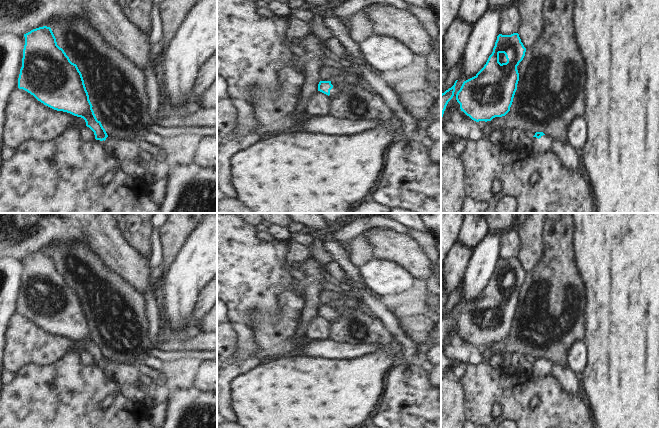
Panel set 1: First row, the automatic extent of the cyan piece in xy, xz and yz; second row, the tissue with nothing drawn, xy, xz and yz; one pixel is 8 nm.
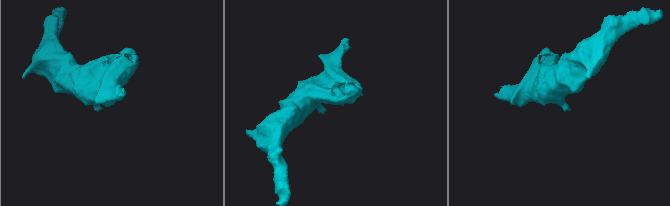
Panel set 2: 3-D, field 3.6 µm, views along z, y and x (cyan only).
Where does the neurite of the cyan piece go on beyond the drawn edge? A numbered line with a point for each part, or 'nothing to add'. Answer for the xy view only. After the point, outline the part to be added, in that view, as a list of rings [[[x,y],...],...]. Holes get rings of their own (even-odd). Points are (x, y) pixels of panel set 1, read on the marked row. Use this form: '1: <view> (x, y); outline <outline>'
1: xy (127, 150); outline [[[107,137],[105,146],[110,153],[119,159],[122,167],[128,173],[135,177],[142,177],[145,167],[139,157],[141,148],[138,139]]]

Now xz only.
1: xz (336, 91); outline [[[340,79],[331,81],[331,84],[333,85],[333,88],[330,90],[330,95],[329,95],[331,99],[337,98],[345,92],[345,90],[338,85],[339,82],[340,82]]]

